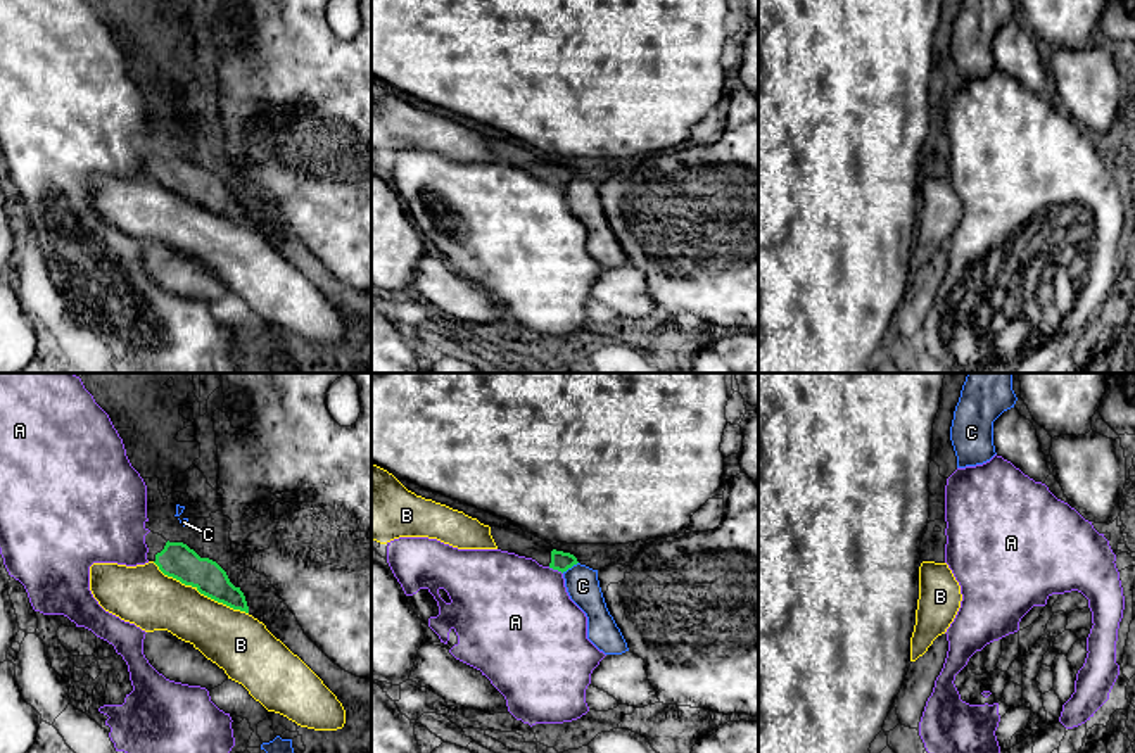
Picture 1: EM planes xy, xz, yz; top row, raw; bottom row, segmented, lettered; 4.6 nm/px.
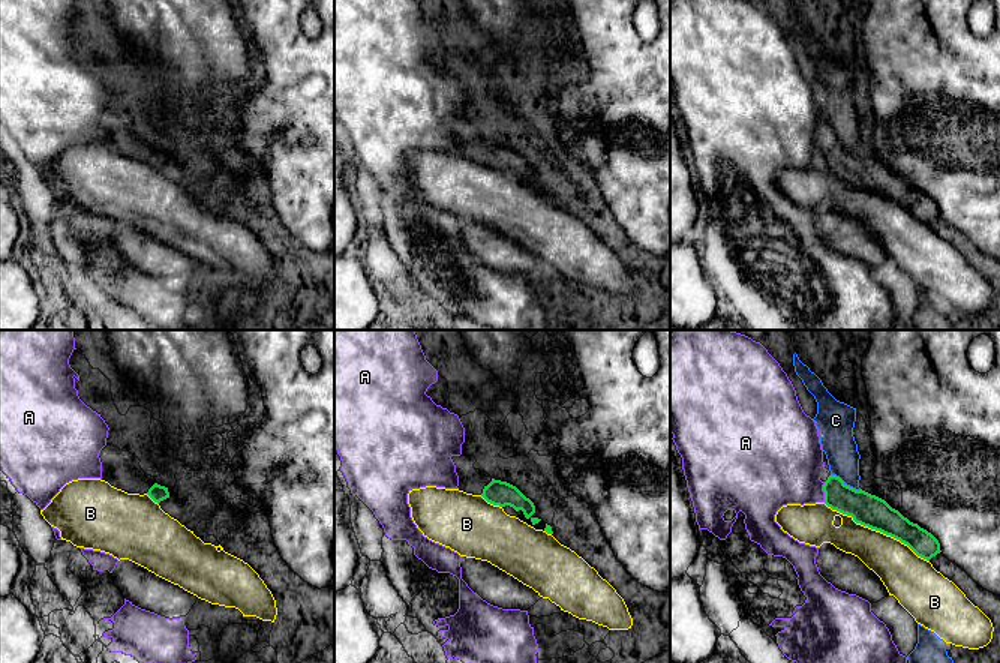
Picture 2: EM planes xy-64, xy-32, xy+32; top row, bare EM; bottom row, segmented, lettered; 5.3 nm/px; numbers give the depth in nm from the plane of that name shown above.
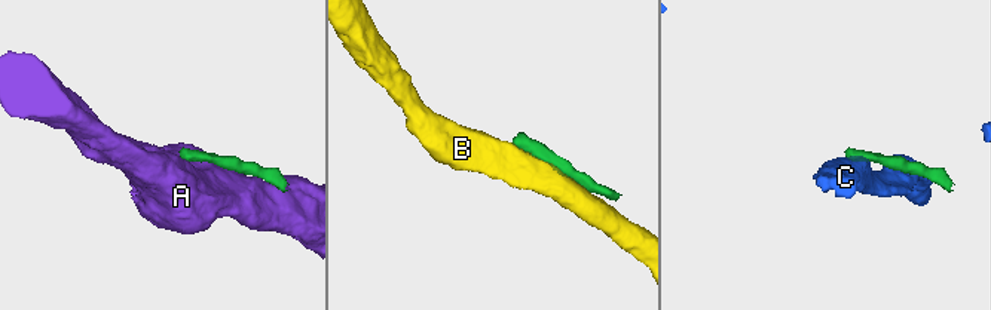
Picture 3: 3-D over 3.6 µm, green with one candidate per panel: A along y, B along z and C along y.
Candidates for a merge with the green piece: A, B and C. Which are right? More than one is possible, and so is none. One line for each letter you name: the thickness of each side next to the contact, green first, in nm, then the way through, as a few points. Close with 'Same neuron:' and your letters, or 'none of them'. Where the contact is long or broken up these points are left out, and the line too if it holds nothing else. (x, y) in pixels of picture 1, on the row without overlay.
Same neuron: none of them

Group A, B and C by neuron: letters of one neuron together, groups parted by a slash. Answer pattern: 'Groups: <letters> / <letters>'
Groups: A / B / C

